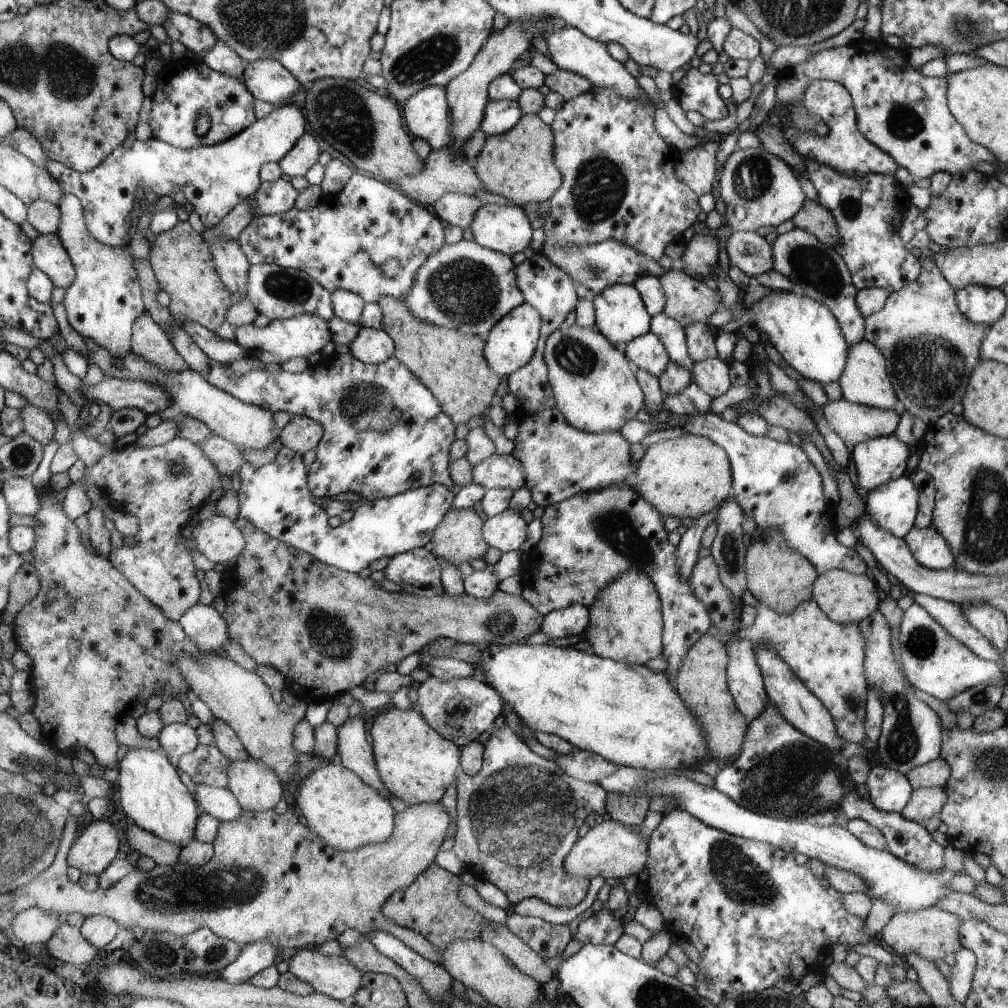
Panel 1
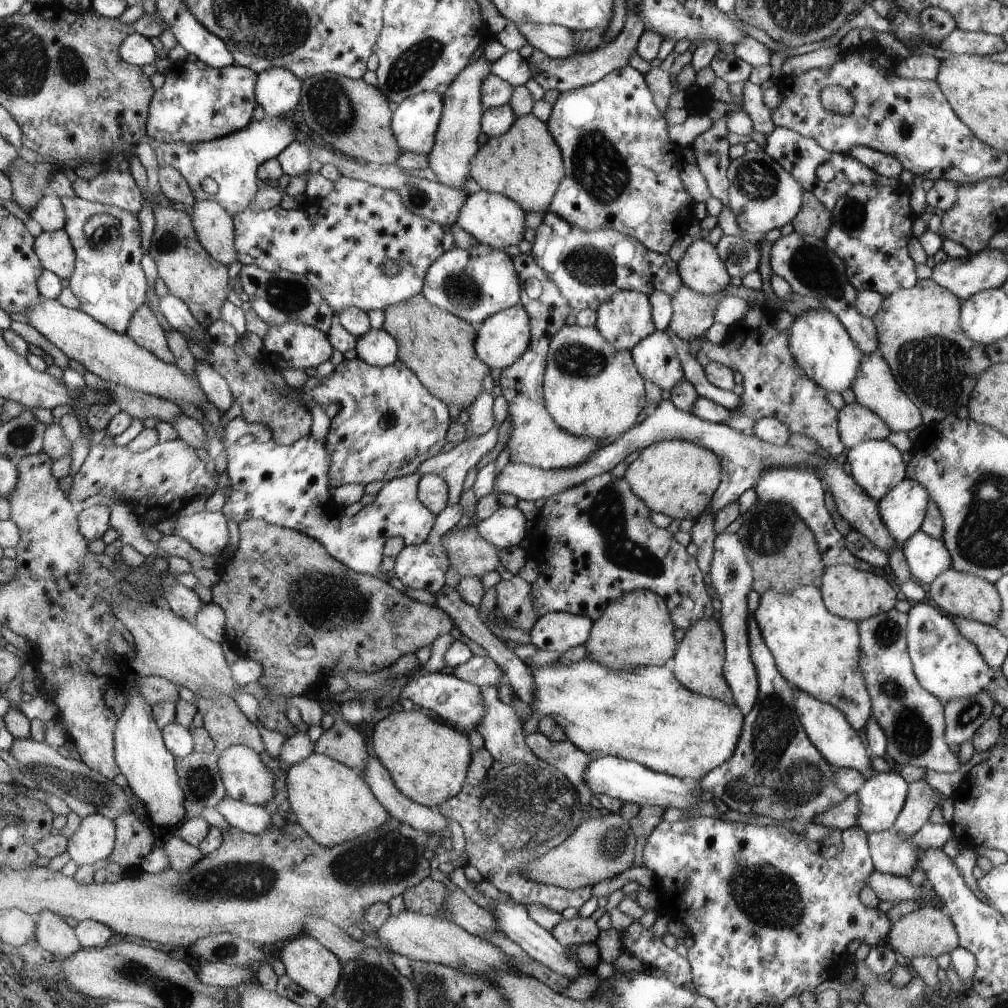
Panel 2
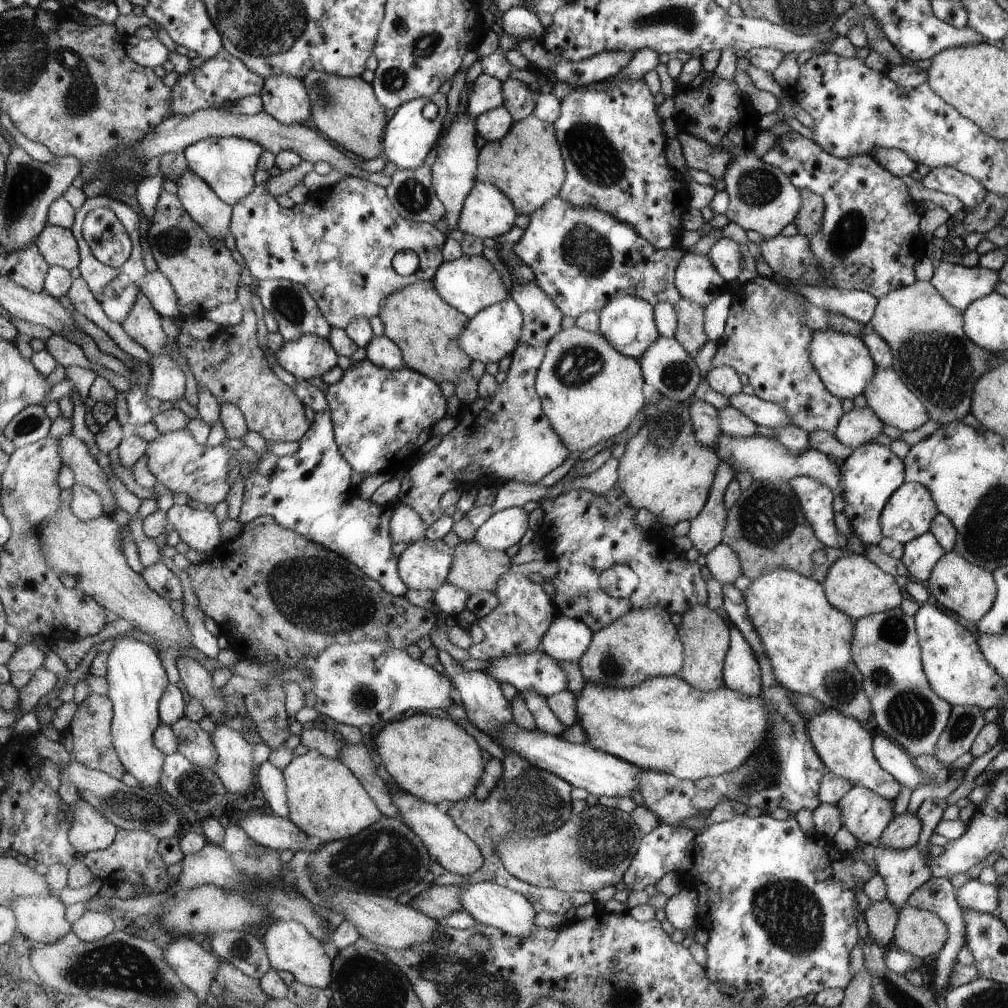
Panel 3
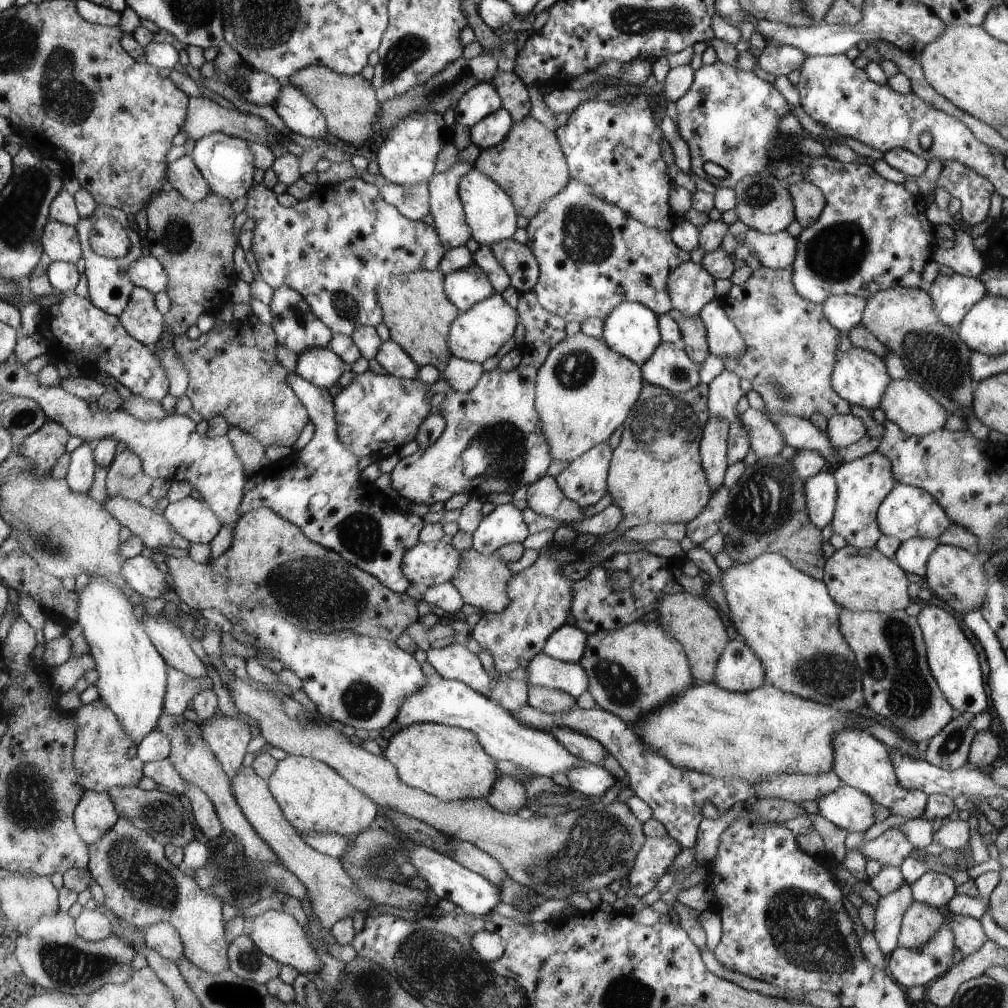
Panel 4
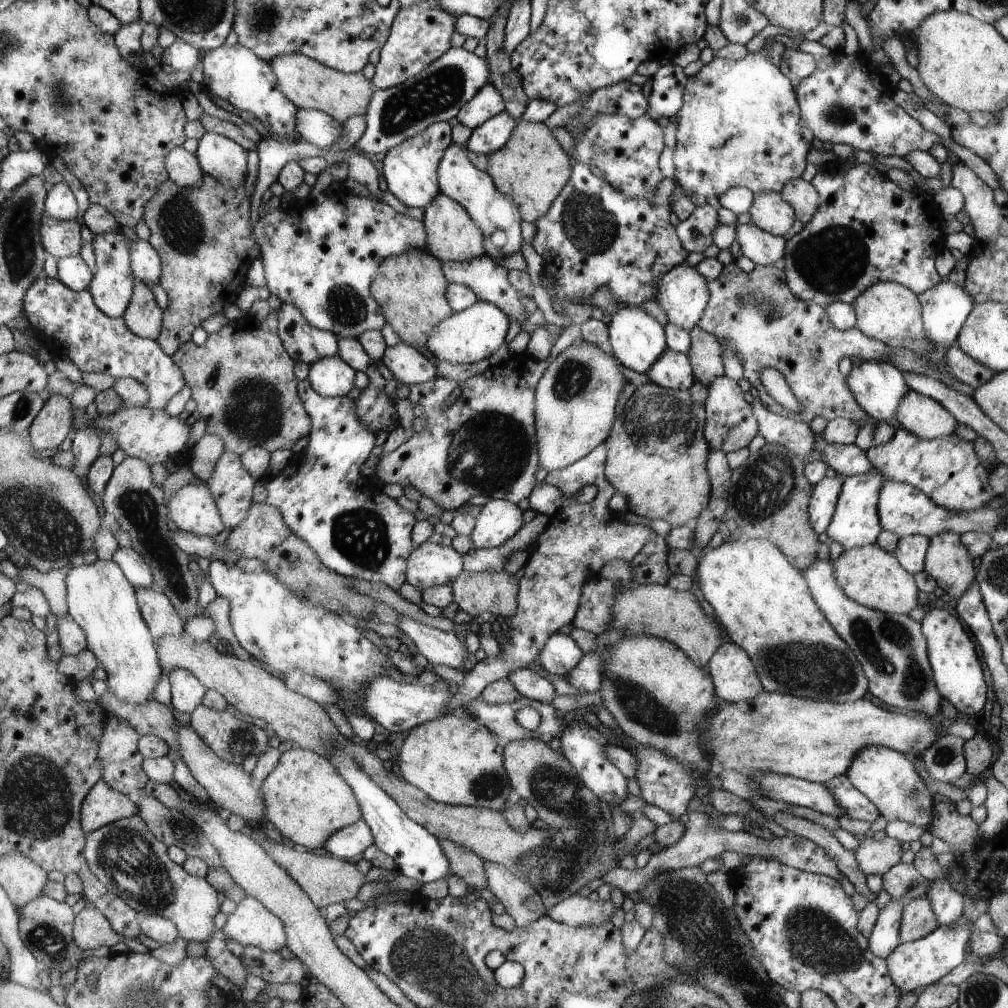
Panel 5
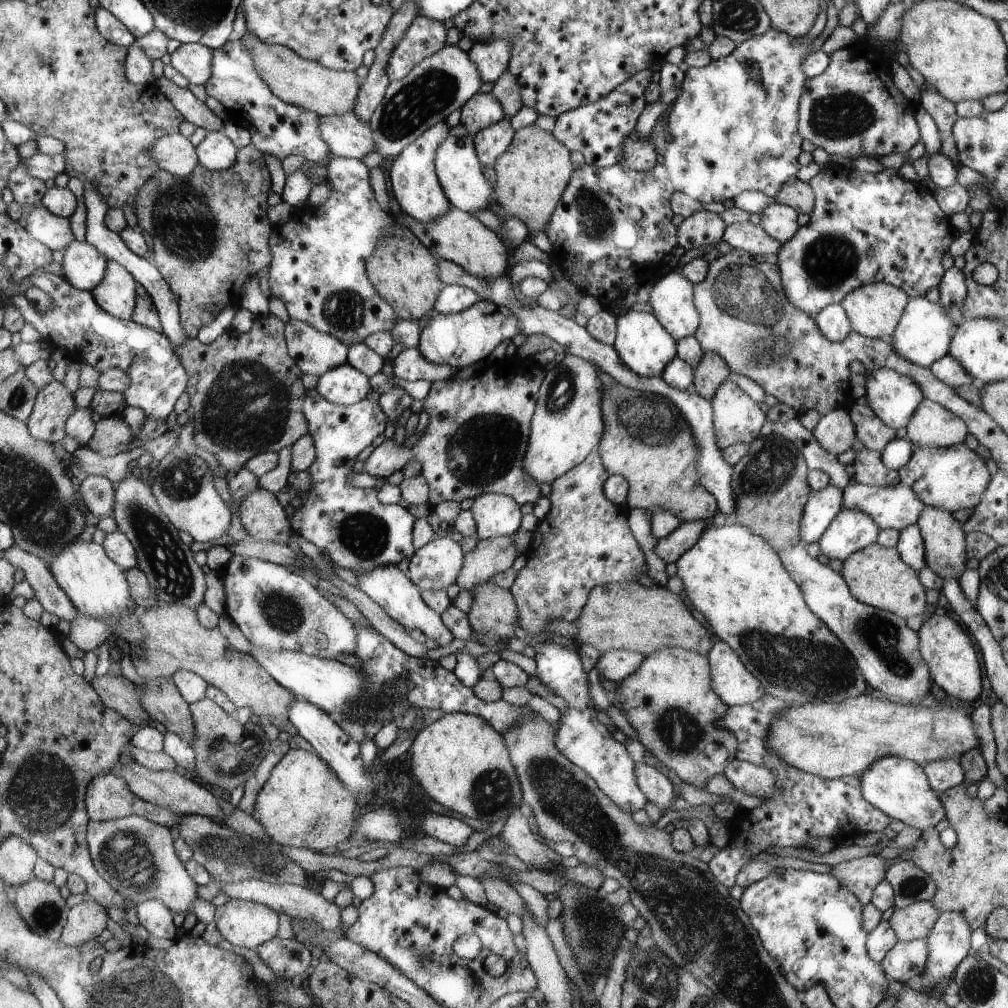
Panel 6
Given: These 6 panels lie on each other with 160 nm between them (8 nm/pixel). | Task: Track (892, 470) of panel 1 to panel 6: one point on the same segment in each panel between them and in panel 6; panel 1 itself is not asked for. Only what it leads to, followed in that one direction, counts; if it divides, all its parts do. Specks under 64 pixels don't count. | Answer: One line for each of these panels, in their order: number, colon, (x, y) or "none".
2: (876, 465)
3: (872, 472)
4: (862, 484)
5: (855, 523)
6: (853, 529)

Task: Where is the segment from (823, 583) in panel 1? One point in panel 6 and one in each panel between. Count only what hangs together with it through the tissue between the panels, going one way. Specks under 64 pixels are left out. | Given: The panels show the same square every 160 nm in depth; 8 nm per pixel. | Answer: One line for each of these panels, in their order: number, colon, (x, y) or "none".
2: (853, 594)
3: (854, 585)
4: (862, 580)
5: (872, 577)
6: (877, 576)

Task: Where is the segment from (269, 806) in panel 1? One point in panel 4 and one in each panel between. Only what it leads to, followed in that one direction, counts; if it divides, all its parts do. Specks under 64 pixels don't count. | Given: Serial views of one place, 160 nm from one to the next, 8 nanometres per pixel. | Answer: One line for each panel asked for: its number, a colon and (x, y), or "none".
2: (246, 778)
3: (235, 764)
4: (227, 738)

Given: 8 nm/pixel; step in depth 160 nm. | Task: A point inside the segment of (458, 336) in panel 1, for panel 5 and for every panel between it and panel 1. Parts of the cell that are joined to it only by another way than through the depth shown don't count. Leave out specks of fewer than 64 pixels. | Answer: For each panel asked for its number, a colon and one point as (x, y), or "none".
2: (440, 347)
3: (426, 327)
4: (415, 307)
5: (411, 289)

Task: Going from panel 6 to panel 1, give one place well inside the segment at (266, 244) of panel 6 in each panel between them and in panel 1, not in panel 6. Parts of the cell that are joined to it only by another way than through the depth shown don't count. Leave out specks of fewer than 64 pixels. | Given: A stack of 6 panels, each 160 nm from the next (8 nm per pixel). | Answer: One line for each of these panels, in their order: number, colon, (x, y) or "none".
1: (181, 259)
2: (191, 274)
3: (176, 241)
4: (194, 242)
5: (205, 237)

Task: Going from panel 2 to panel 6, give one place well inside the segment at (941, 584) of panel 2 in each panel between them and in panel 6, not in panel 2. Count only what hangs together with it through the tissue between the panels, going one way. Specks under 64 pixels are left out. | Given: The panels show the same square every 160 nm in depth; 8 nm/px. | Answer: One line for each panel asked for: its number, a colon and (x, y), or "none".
3: (962, 587)
4: (955, 575)
5: (948, 561)
6: (944, 538)

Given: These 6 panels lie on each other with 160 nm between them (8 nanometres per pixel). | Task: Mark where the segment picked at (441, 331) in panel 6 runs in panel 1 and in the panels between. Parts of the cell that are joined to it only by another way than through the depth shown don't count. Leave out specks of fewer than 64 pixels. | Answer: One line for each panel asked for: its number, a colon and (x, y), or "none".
1: (511, 343)
2: (504, 337)
3: (493, 333)
4: (476, 335)
5: (467, 336)

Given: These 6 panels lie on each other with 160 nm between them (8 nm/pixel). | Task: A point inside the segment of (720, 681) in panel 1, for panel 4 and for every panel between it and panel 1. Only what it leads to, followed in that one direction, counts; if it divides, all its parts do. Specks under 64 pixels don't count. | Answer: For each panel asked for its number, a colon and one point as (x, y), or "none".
2: (698, 663)
3: (704, 634)
4: (691, 621)

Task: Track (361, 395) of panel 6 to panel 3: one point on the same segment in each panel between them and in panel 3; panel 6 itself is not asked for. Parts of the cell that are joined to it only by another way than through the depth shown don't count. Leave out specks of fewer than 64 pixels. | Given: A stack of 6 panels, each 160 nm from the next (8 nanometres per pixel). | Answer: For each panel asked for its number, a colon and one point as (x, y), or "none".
3: (310, 355)
4: (322, 366)
5: (331, 376)

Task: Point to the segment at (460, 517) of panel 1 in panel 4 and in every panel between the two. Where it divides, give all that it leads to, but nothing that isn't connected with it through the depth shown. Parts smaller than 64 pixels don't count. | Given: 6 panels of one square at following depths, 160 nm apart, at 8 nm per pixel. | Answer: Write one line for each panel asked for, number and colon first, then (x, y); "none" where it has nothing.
2: (470, 555)
3: (475, 568)
4: (483, 580)

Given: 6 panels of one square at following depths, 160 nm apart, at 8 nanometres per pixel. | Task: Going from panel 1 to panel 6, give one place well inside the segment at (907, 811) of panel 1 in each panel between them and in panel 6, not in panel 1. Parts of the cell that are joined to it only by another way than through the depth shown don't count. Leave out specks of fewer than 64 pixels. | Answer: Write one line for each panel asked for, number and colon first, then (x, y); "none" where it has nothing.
2: (920, 801)
3: (903, 831)
4: (891, 848)
5: (873, 856)
6: (861, 875)

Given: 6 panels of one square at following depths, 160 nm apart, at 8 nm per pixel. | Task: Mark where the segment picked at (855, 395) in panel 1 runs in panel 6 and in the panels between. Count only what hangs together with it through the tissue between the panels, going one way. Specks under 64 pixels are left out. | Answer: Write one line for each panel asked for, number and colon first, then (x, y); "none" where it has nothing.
2: (874, 387)
3: (886, 394)
4: (906, 404)
5: (923, 416)
6: (932, 425)

